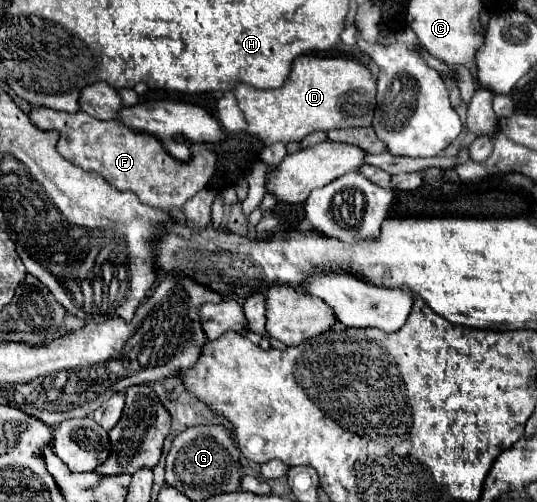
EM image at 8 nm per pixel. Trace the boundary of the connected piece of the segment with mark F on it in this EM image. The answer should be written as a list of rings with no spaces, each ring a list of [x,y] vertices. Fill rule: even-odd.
[[[32,108],[28,118],[36,128],[60,130],[58,152],[64,158],[70,158],[70,162],[76,162],[86,170],[102,174],[114,188],[132,190],[142,202],[162,210],[182,208],[186,200],[190,200],[208,184],[216,170],[218,156],[206,144],[194,144],[194,158],[190,162],[180,162],[164,150],[162,142],[156,136],[132,132],[118,120],[102,122],[88,116],[86,112],[62,114],[50,108]]]

